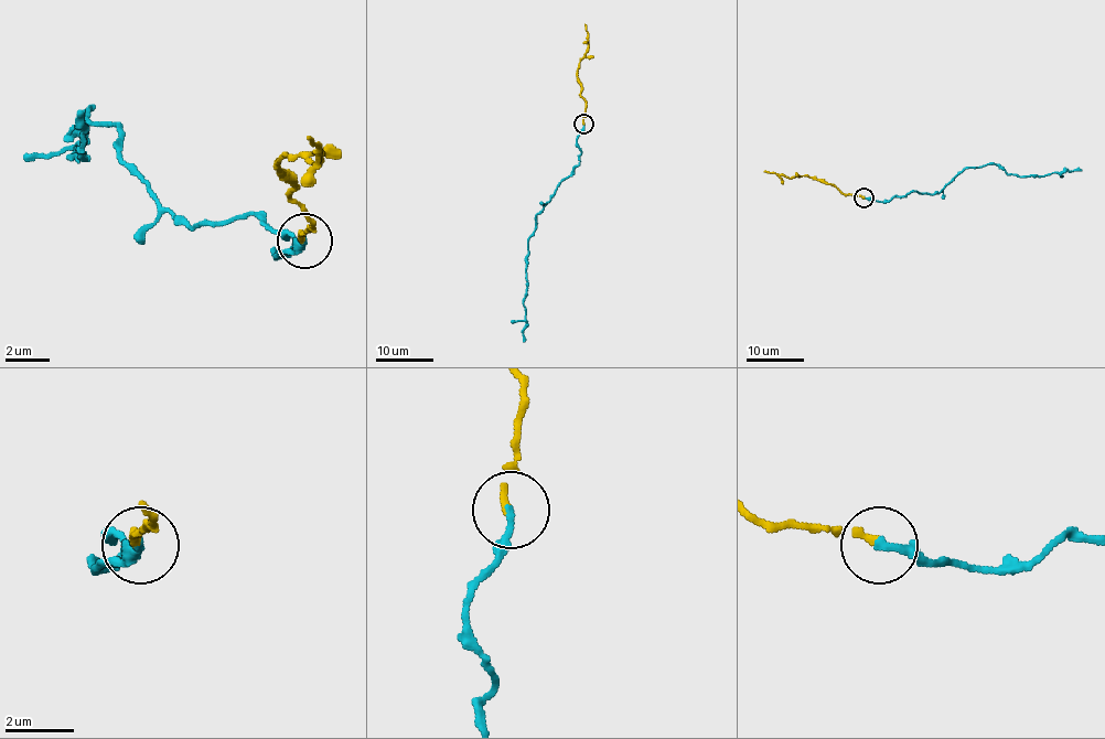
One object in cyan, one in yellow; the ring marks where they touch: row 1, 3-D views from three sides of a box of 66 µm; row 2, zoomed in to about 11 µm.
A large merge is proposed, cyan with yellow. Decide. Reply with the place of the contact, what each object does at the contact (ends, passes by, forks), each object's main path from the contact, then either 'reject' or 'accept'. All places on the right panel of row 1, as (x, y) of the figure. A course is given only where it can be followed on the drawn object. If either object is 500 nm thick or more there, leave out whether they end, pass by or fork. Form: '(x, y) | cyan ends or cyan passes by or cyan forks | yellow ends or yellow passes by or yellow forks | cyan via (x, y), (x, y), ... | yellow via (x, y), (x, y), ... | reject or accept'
(864, 197) | cyan ends | yellow ends | cyan via (864, 197), (886, 202), (909, 192), (935, 194), (965, 169), (995, 163), (1008, 174), (1019, 175), (1081, 170) | yellow via (864, 197), (843, 194), (835, 185), (812, 178), (778, 175), (764, 170) | accept

